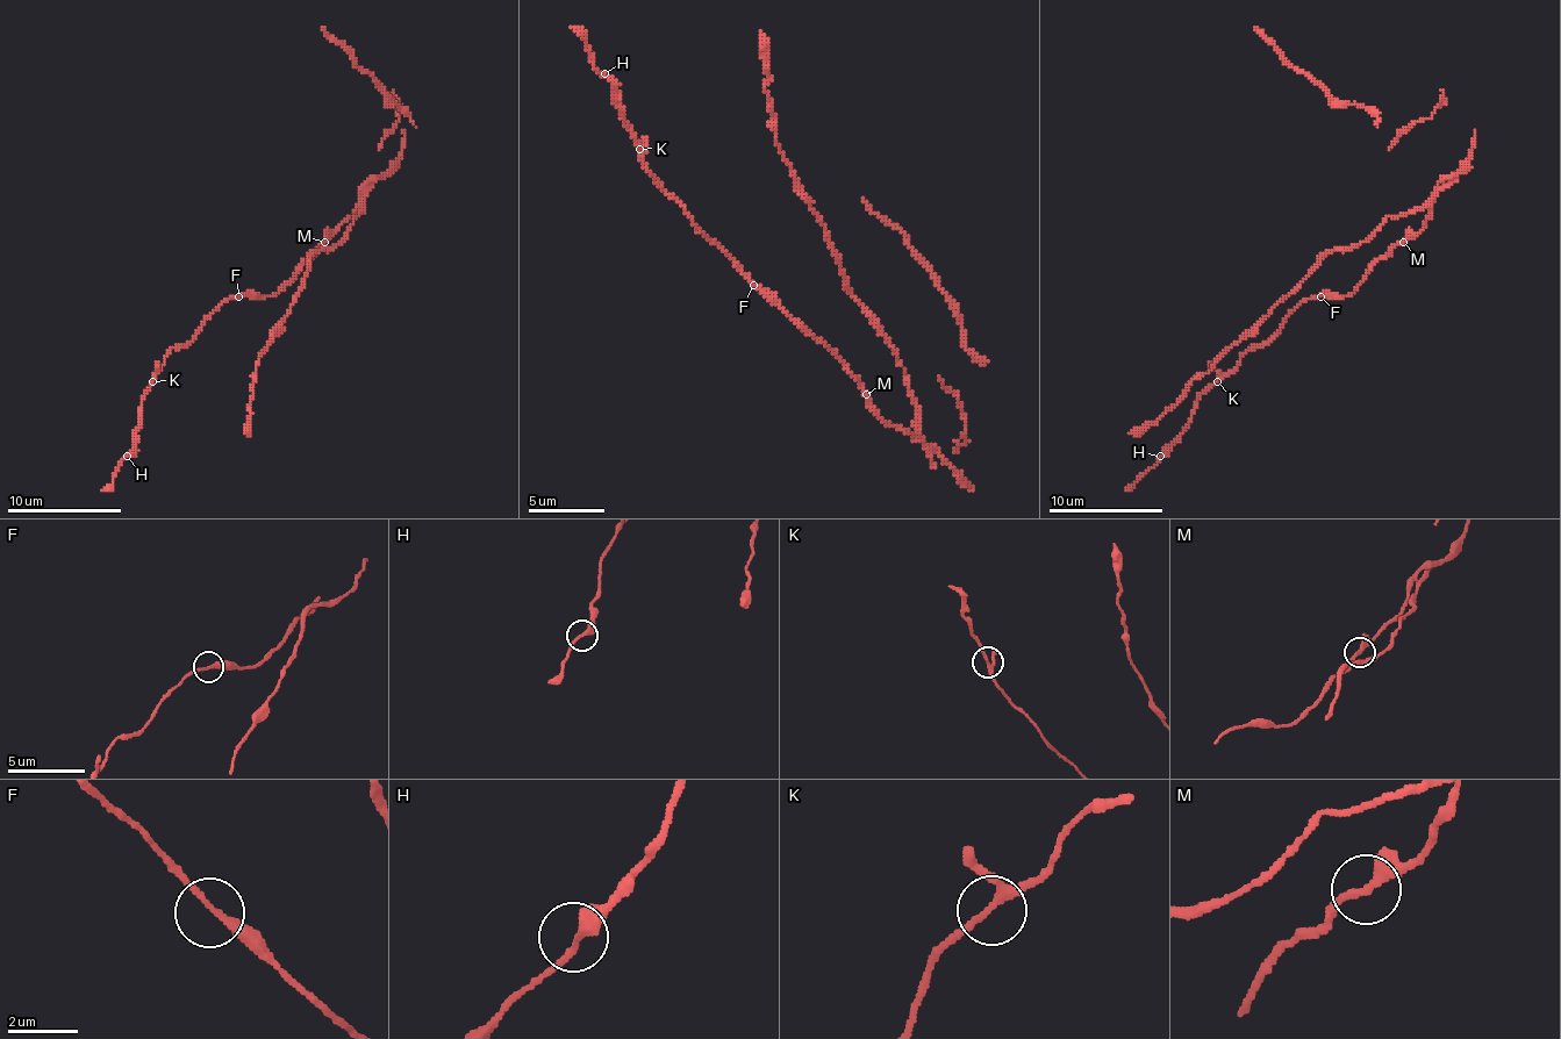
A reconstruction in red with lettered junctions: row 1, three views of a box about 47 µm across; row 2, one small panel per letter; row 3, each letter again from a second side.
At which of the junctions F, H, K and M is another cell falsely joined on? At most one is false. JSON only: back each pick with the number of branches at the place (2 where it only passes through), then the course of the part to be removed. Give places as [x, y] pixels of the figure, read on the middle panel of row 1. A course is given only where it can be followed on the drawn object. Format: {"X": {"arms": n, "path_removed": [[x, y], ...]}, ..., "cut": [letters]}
{"M": {"arms": 2}, "cut": ["M"]}

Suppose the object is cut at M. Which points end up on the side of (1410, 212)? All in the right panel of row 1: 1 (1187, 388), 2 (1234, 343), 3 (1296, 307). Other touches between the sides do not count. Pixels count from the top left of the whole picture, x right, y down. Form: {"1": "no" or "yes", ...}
{"1": "yes", "2": "yes", "3": "no"}

